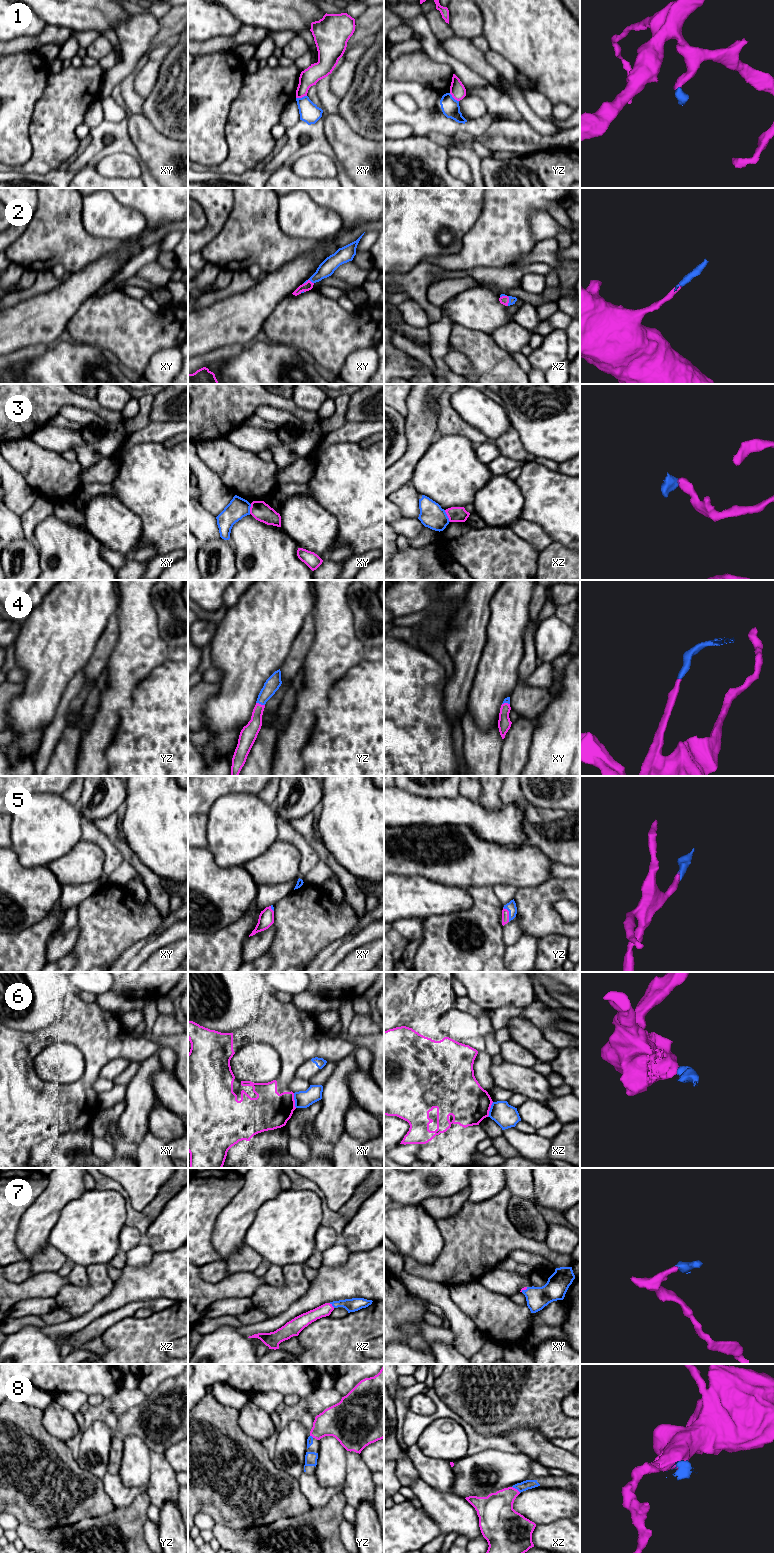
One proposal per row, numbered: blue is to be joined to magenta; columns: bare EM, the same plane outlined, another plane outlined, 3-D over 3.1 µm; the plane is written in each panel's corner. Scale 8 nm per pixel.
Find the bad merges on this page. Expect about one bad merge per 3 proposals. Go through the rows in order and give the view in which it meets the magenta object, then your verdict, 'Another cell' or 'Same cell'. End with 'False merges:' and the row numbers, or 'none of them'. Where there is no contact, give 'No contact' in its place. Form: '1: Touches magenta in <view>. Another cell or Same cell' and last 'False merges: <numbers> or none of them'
1: Touches magenta in xy. Another cell
2: Touches magenta in xz. Same cell
3: Touches magenta in xz. Another cell
4: Touches magenta in yz. Same cell
5: Touches magenta in yz. Same cell
6: Touches magenta in xy. Another cell
7: Touches magenta in xz. Same cell
8: Touches magenta in xz. Another cell
False merges: 1, 3, 6, 8

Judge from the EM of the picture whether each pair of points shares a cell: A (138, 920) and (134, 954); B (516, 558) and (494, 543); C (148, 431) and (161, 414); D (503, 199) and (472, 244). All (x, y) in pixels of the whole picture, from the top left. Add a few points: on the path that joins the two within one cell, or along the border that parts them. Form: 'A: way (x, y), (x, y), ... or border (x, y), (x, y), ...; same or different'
A: border (155, 930), (130, 945), (118, 959); different
B: way (511, 558), (499, 548); same
C: border (177, 419), (151, 422); different
D: way (503, 210), (503, 213), (483, 233); same

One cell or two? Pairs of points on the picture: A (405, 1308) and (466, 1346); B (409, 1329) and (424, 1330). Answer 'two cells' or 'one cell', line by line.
A: two cells
B: one cell

